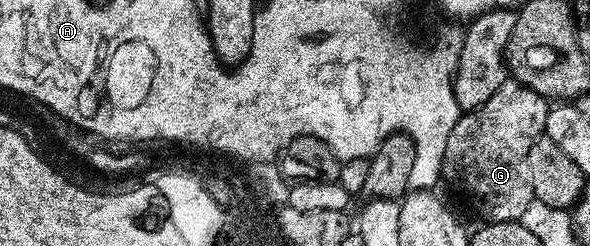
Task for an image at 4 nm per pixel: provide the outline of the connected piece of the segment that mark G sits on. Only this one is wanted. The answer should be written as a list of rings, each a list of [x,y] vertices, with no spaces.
[[[508,77],[501,89],[497,89],[497,93],[493,93],[493,97],[485,101],[485,105],[462,112],[457,125],[453,125],[453,133],[449,133],[449,141],[445,145],[442,178],[448,179],[461,194],[468,195],[472,205],[484,215],[484,220],[492,223],[519,221],[529,203],[535,200],[527,158],[533,143],[547,130],[548,110],[548,100],[533,89],[521,85],[516,79]]]

